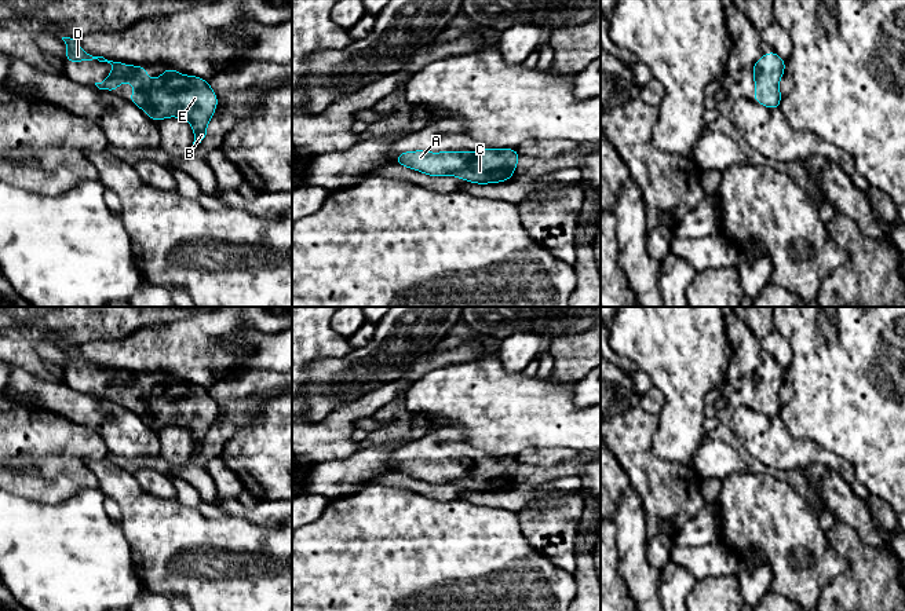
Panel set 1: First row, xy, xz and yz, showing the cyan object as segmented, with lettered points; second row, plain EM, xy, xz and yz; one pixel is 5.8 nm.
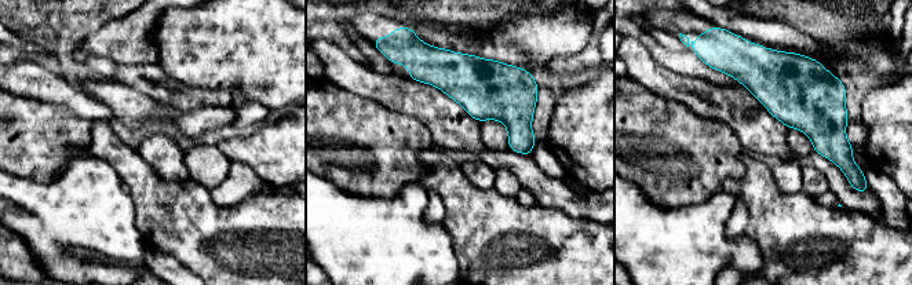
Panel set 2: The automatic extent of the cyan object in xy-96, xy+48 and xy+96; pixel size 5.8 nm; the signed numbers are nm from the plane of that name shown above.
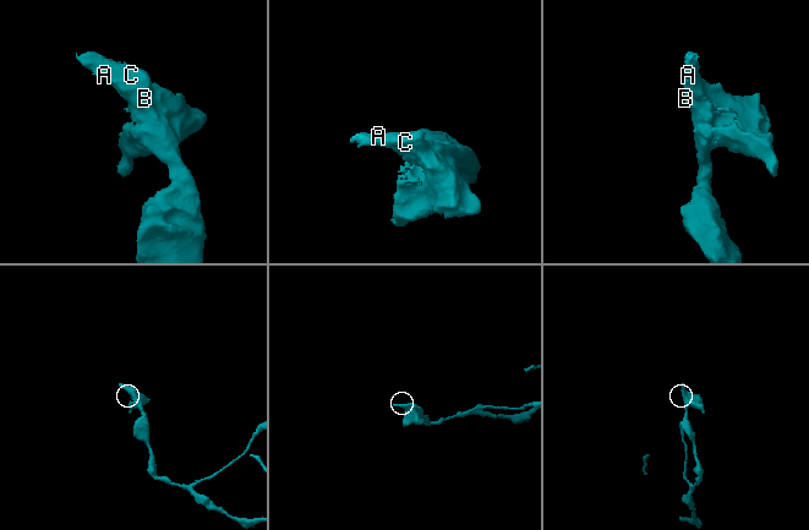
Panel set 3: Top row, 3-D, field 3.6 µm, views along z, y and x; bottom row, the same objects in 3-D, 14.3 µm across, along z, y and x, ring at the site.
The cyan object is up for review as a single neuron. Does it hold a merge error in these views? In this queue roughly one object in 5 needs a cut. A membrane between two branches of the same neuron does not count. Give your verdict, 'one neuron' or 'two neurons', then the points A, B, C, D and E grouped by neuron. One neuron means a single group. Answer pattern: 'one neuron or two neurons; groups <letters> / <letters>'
one neuron; groups A B C D E

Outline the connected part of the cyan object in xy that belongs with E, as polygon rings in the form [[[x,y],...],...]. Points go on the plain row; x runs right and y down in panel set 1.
[[[62,345],[67,355],[65,370],[83,370],[98,367],[112,373],[113,380],[102,391],[95,391],[99,398],[116,400],[121,391],[132,391],[135,399],[127,407],[139,414],[156,431],[167,425],[185,427],[194,439],[193,455],[207,447],[207,433],[218,414],[218,405],[208,388],[197,384],[185,384],[172,376],[157,387],[146,385],[149,376],[124,373],[92,365],[81,358],[77,347]]]

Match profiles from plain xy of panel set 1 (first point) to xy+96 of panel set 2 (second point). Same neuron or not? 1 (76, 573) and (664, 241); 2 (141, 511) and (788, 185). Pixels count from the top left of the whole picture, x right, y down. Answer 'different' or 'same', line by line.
1: same
2: different

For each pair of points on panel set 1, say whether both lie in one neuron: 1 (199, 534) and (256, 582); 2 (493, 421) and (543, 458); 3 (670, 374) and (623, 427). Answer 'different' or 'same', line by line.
1: same
2: different
3: different

